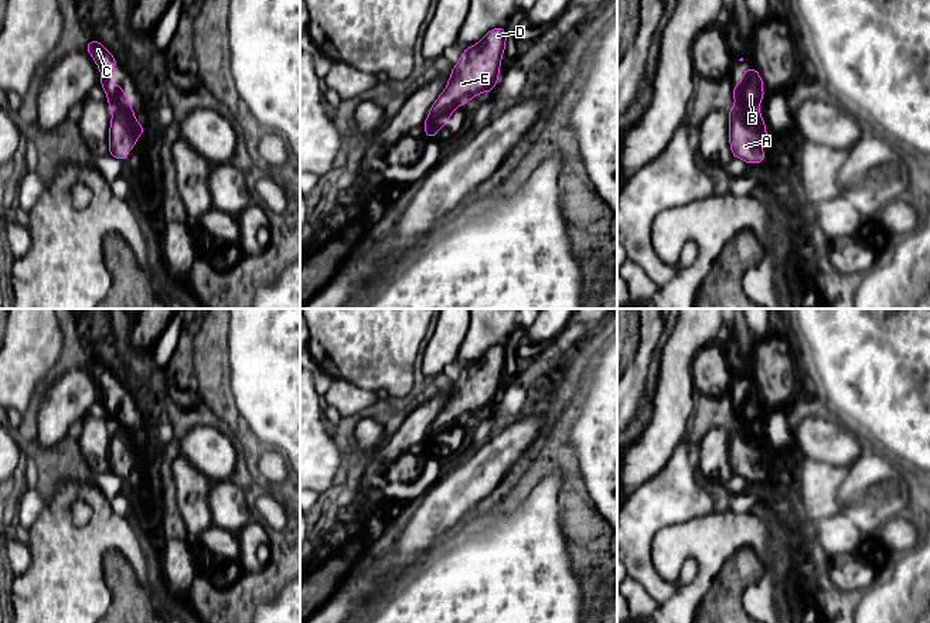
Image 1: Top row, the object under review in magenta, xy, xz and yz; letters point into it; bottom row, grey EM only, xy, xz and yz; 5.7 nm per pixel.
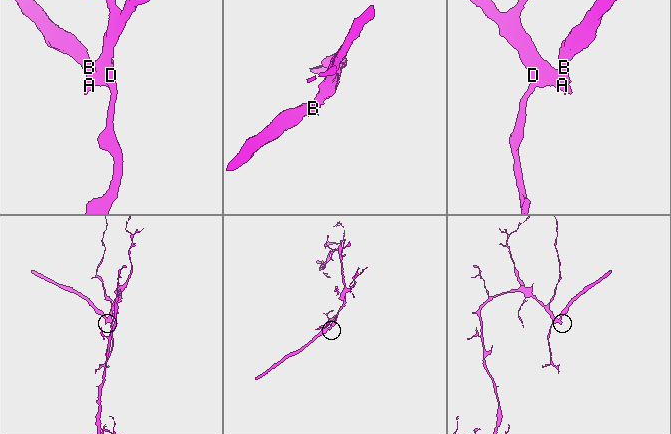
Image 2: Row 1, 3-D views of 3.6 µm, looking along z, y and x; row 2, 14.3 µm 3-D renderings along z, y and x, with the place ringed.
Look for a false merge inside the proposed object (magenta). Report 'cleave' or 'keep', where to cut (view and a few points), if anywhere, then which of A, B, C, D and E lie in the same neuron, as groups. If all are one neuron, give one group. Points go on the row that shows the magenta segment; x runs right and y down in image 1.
cleave; cut xy (112, 116), (123, 113), (136, 136); groups A D E / B C

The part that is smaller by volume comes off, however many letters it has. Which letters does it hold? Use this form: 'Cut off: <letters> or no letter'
Cut off: B, C

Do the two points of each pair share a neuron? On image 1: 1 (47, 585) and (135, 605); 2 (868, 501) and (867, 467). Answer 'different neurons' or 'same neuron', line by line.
1: same neuron
2: same neuron

